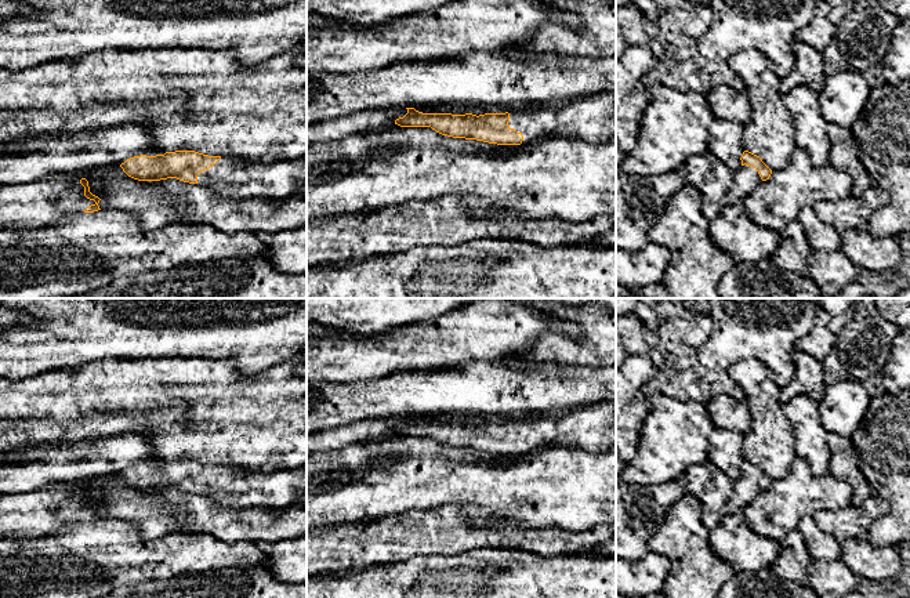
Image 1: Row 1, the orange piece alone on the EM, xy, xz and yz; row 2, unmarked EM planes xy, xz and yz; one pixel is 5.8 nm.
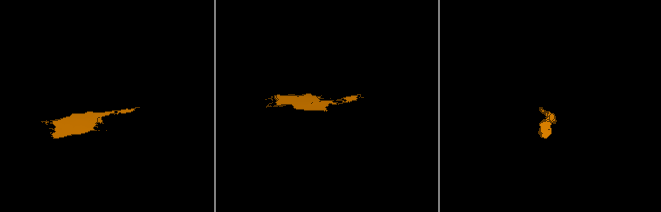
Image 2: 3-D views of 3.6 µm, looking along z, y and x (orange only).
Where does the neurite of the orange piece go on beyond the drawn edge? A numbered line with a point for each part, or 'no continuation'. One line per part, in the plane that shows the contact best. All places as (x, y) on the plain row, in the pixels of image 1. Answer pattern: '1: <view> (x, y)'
1: xy (43, 511)
2: xz (591, 428)

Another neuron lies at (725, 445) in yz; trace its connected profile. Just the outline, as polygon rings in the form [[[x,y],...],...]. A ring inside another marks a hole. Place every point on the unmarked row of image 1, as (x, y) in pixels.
[[[715,427],[710,435],[710,463],[736,481],[742,475],[743,434]]]

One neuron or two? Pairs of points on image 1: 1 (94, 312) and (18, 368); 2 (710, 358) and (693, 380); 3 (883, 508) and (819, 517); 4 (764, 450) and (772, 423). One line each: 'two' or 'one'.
1: one
2: two
3: one
4: one

